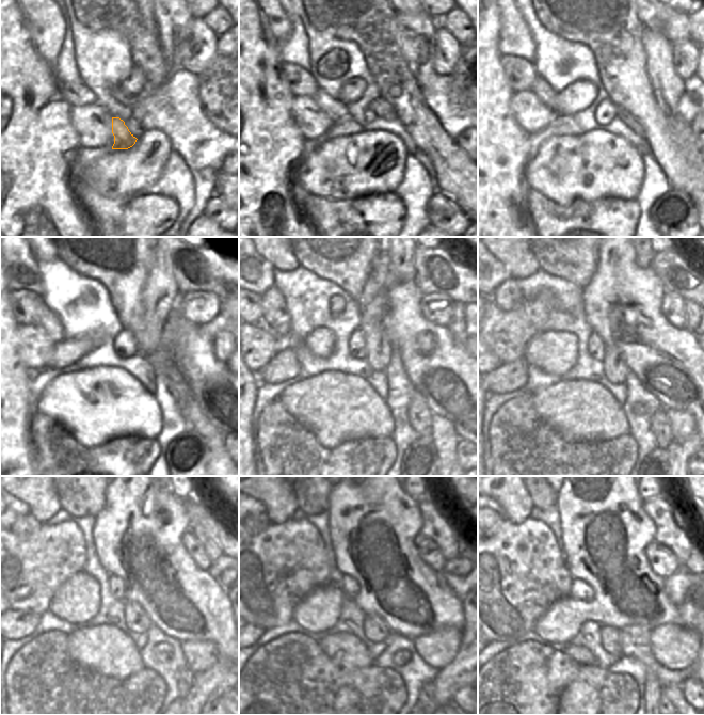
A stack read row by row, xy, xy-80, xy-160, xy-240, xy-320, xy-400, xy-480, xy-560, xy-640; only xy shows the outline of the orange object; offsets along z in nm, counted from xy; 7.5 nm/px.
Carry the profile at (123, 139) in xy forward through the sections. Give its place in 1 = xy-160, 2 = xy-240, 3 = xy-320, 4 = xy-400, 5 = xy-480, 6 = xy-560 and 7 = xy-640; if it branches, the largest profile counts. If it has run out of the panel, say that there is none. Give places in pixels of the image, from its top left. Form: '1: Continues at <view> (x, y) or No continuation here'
1: Continues at xy-160 (543, 91)
2: Continues at xy-240 (48, 321)
3: Continues at xy-320 (276, 318)
4: Continues at xy-400 (508, 296)
5: Continues at xy-480 (26, 525)
6: Continues at xy-560 (260, 522)
7: Continues at xy-640 (499, 517)

